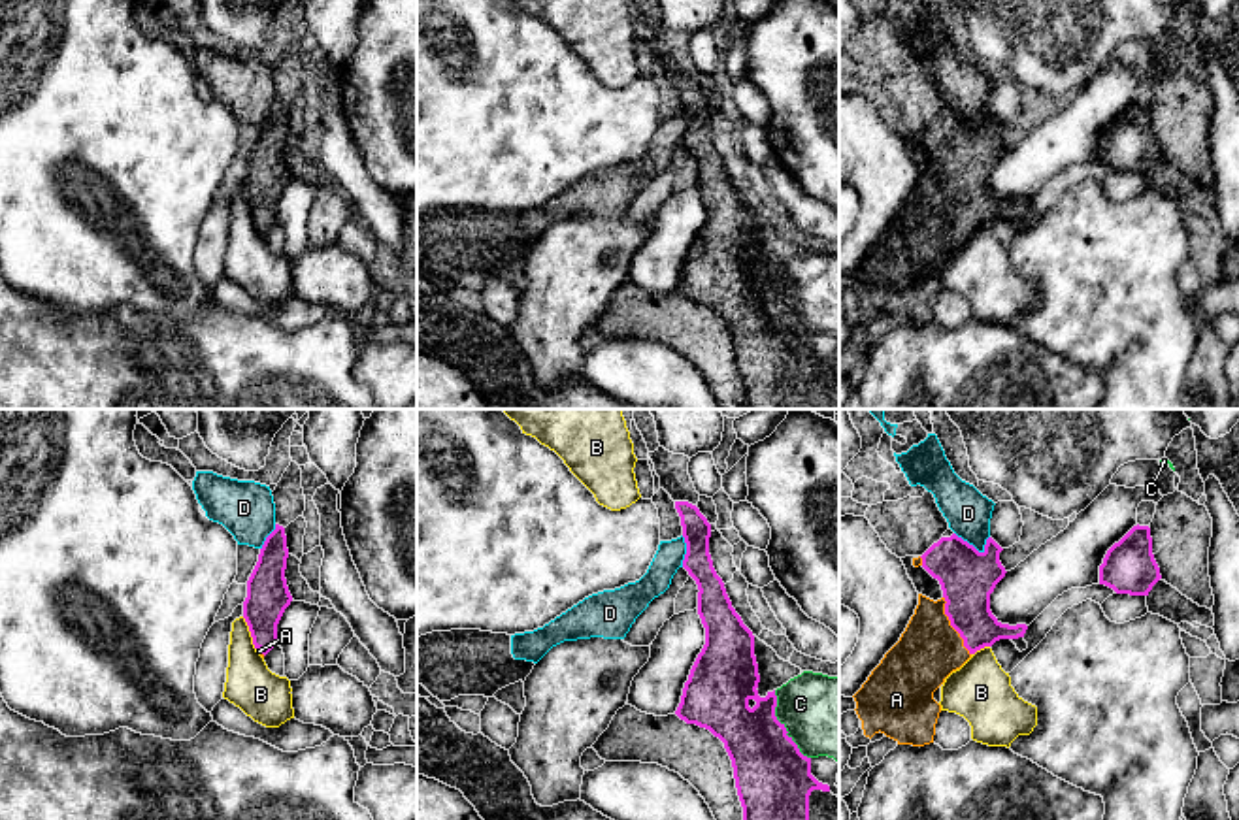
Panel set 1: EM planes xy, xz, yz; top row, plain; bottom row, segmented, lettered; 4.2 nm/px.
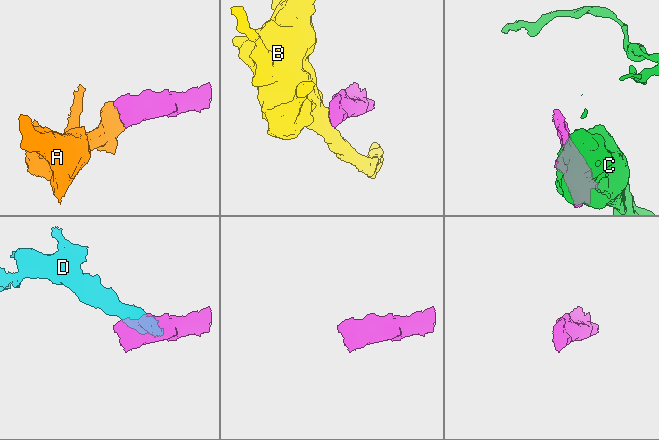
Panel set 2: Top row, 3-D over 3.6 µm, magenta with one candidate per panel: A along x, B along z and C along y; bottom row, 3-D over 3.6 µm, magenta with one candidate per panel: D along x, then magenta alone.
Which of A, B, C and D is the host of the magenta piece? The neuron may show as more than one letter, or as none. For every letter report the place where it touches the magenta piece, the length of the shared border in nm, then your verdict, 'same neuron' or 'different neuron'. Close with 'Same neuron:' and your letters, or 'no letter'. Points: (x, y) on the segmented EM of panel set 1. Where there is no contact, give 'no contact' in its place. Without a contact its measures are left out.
A: yz (951, 624) | 280 nm | same neuron
B: xy (251, 634) | 160 nm | different neuron
C: xz (783, 726) | 340 nm | different neuron
D: yz (968, 543) | 160 nm | different neuron
Same neuron: A

